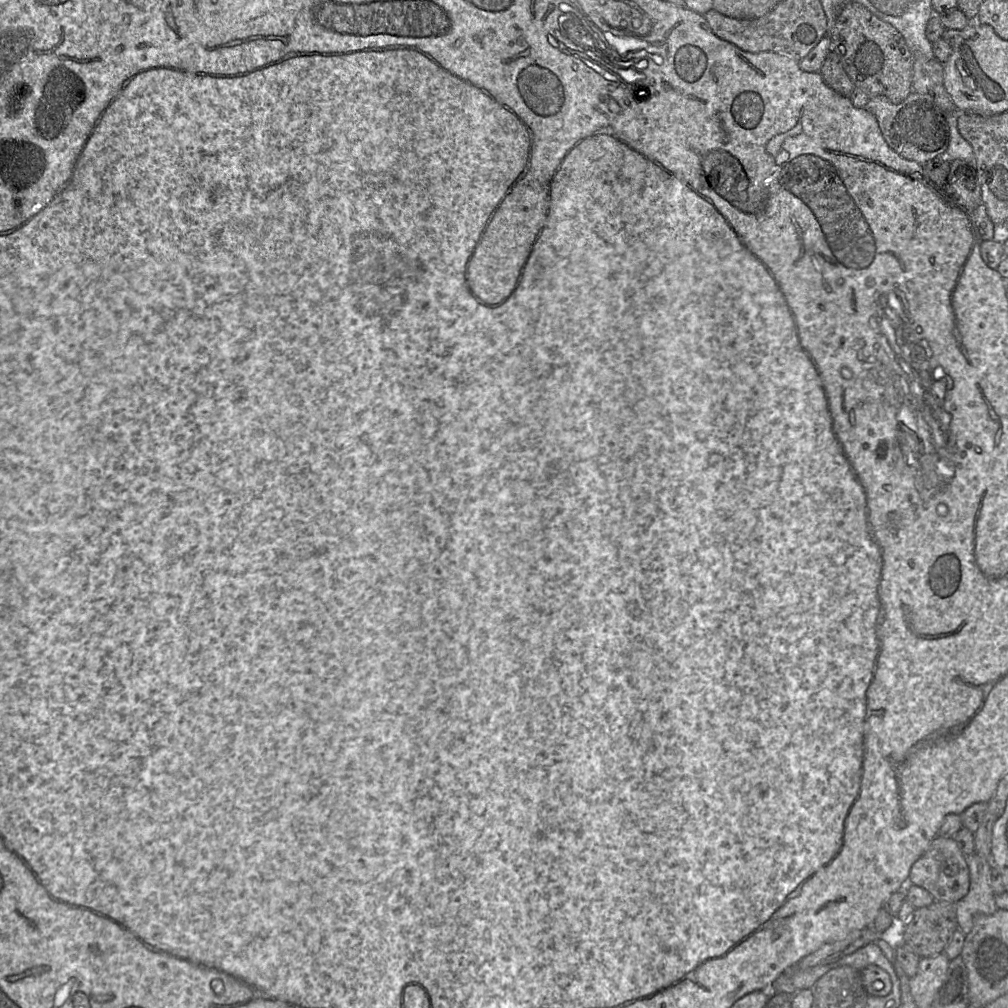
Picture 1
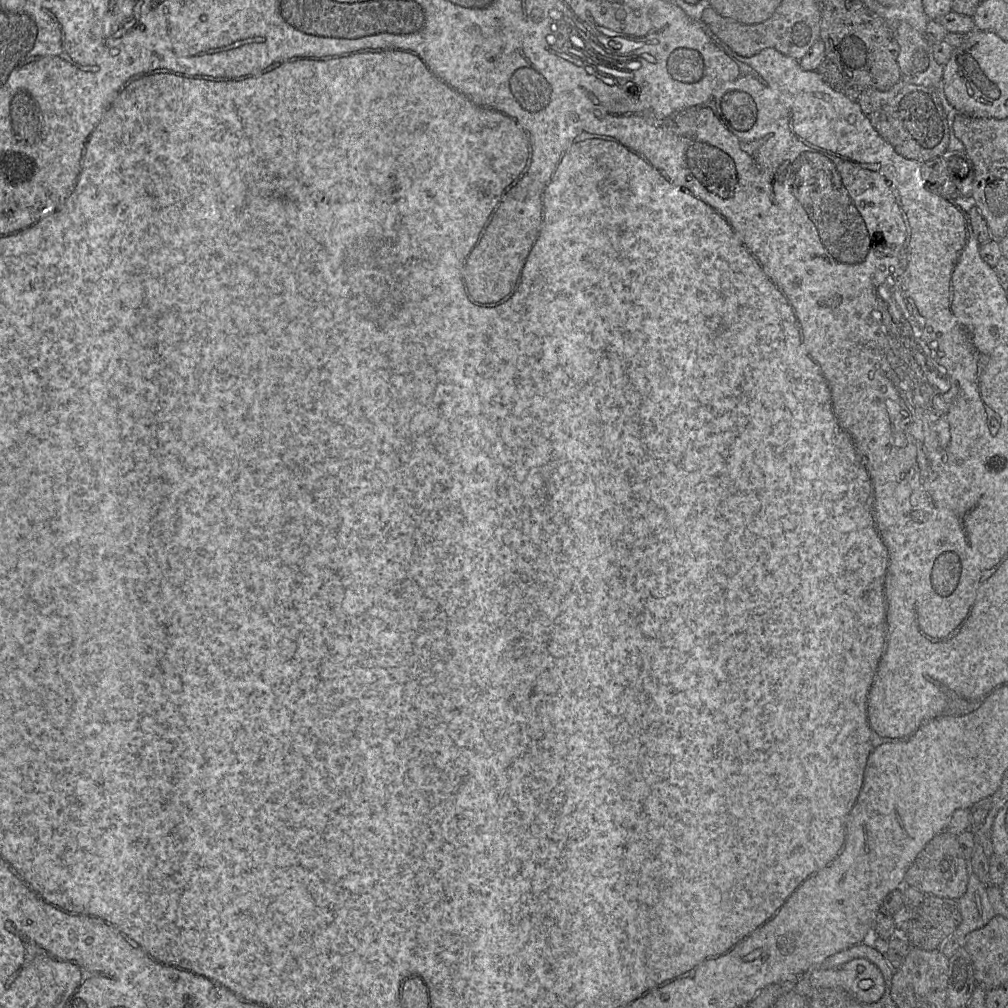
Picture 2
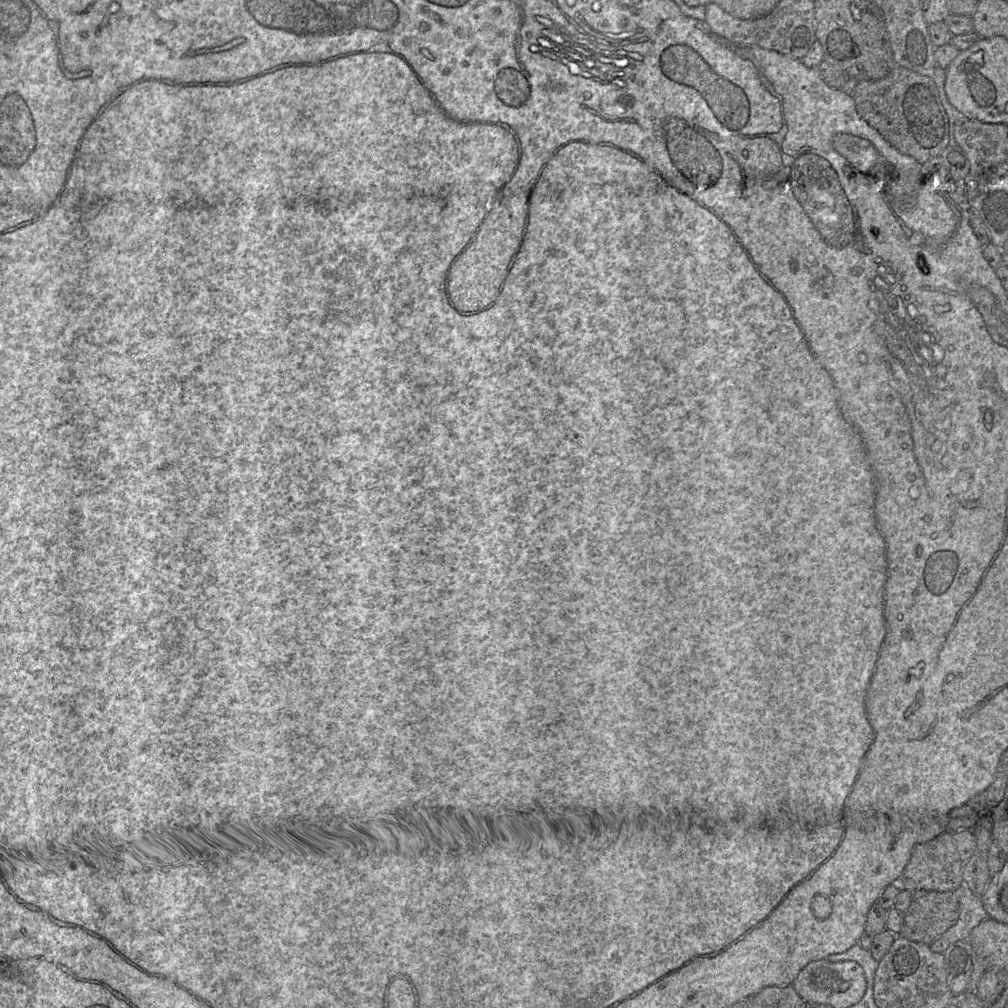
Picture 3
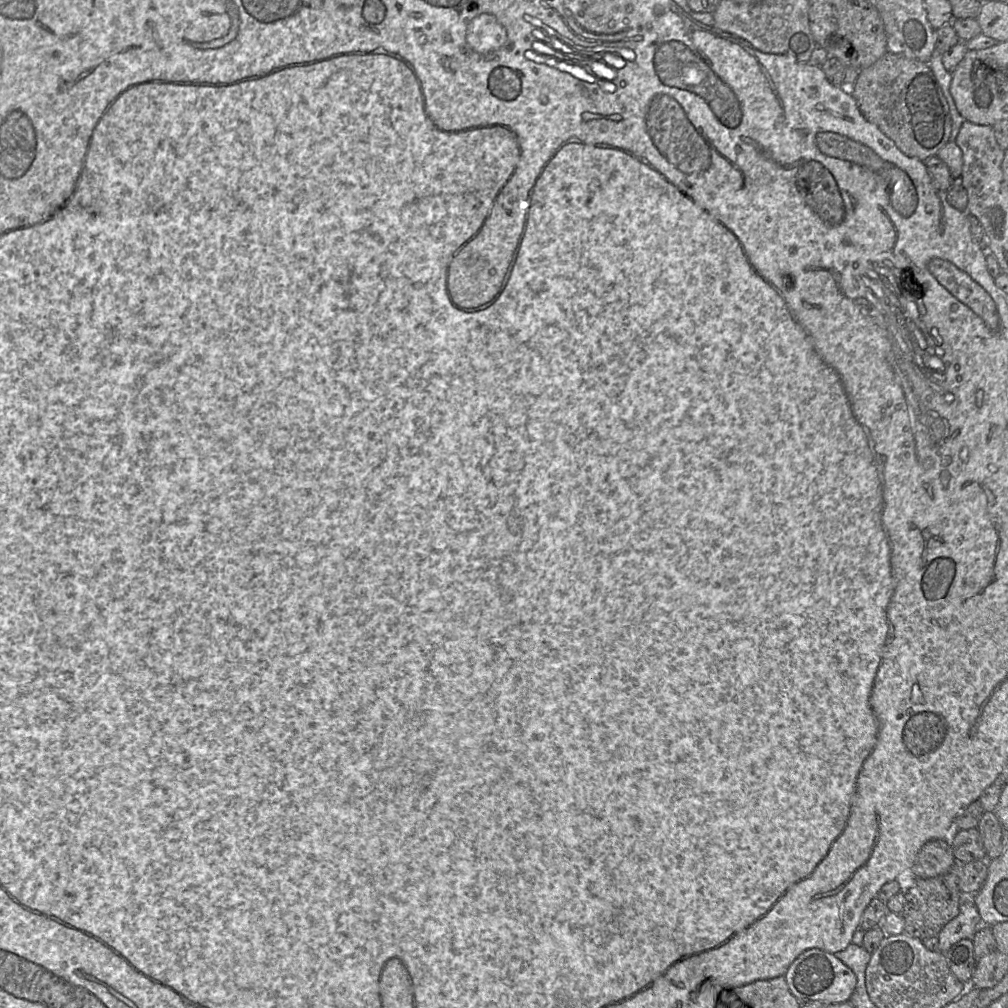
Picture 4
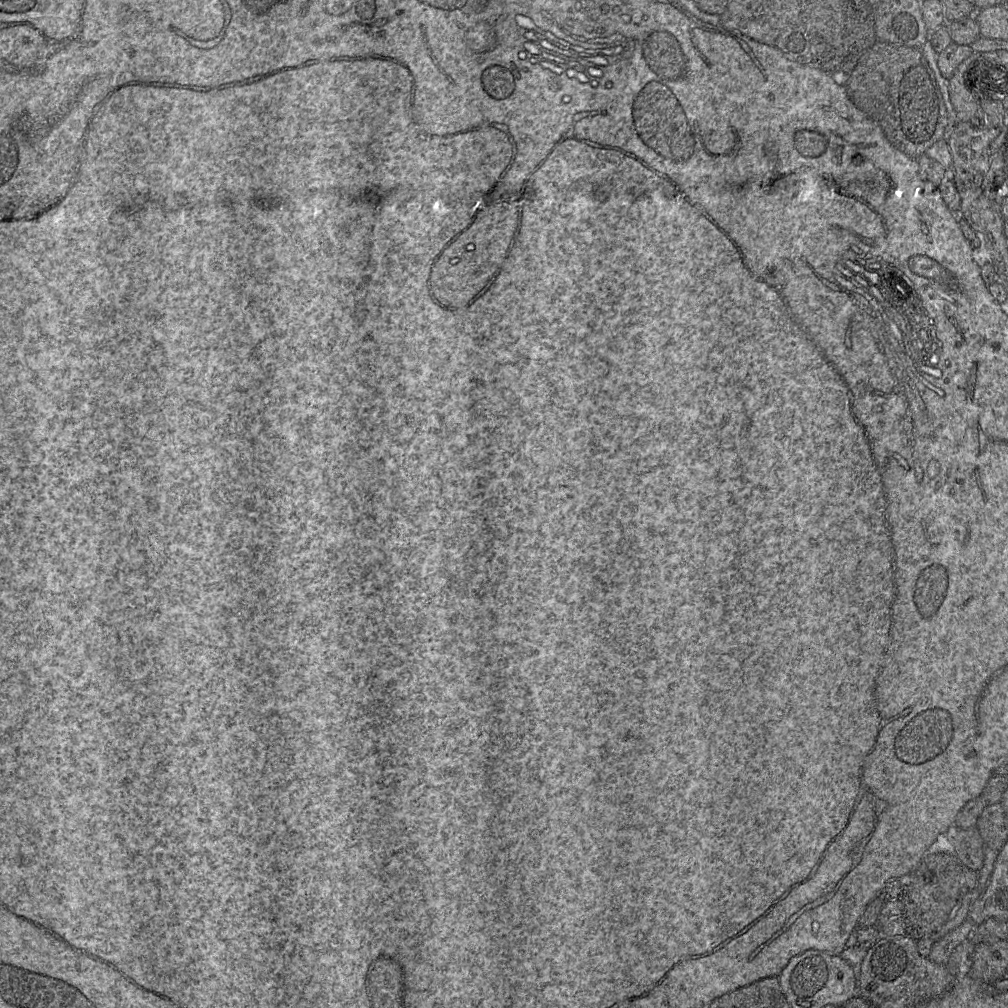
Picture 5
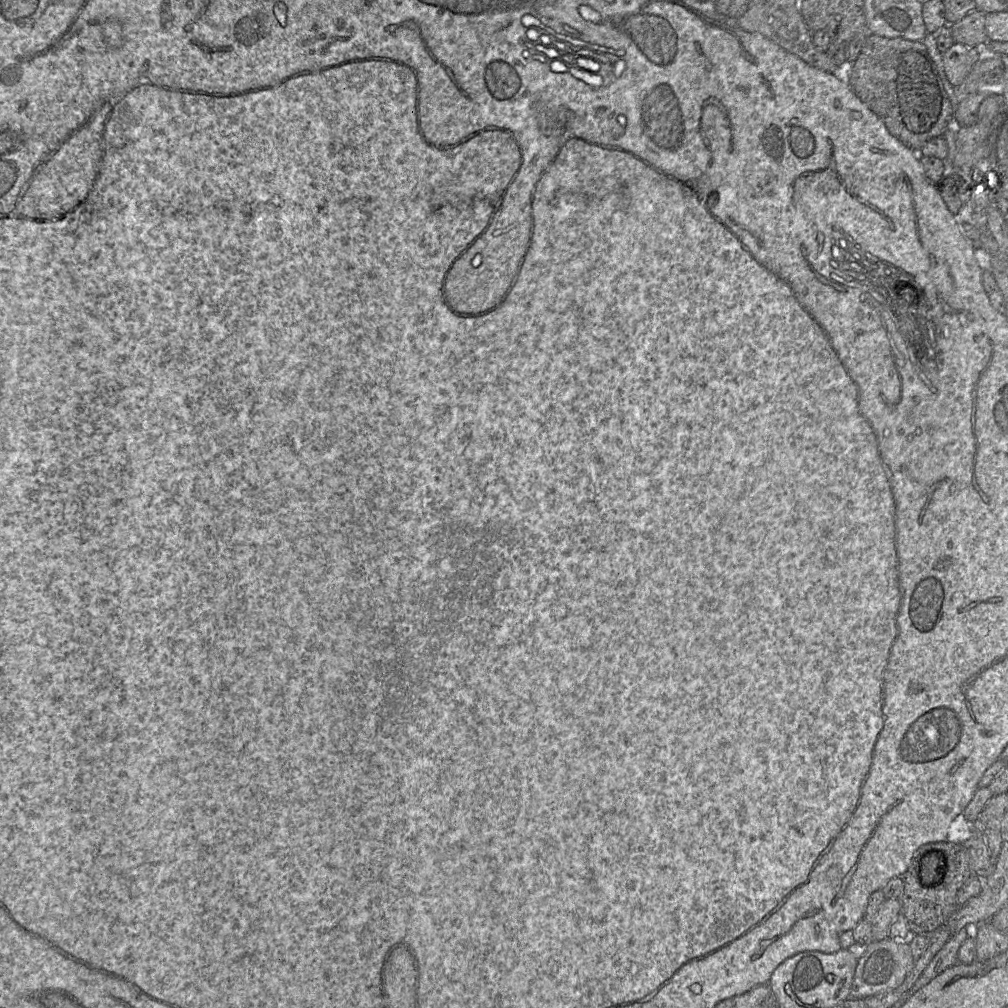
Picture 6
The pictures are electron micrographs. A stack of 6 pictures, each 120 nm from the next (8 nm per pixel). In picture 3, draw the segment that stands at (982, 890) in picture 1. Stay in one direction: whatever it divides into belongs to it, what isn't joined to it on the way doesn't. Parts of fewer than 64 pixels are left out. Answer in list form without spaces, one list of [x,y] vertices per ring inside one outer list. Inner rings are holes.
[[[964,882],[956,891],[960,906],[959,918],[956,924],[950,927],[941,936],[950,944],[957,941],[968,940],[971,931],[979,925],[980,922],[989,918],[981,897],[975,895]]]

